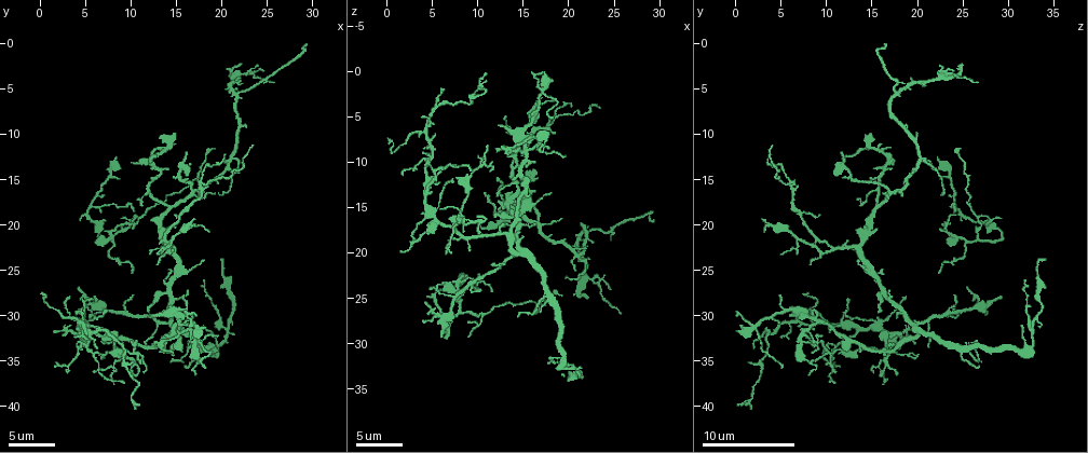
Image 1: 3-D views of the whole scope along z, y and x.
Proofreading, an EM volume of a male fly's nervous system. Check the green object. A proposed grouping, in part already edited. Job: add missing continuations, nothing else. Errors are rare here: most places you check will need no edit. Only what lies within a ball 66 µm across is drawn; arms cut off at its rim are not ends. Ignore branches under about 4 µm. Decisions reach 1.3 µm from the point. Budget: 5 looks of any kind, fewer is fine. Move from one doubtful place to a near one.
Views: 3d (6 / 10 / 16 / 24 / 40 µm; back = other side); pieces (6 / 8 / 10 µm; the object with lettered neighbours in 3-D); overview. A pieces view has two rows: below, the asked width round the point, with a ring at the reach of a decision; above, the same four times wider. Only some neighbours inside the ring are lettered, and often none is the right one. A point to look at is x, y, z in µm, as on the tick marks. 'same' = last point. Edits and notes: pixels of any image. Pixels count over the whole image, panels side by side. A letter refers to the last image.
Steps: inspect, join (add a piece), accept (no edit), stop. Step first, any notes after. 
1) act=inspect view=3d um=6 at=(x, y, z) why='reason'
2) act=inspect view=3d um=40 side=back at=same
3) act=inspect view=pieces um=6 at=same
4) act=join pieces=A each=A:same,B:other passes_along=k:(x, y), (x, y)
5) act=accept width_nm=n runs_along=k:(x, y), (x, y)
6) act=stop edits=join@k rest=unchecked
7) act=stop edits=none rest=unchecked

act=inspect view=pieces um=6 at=(12.0, 29.4, 16.0)

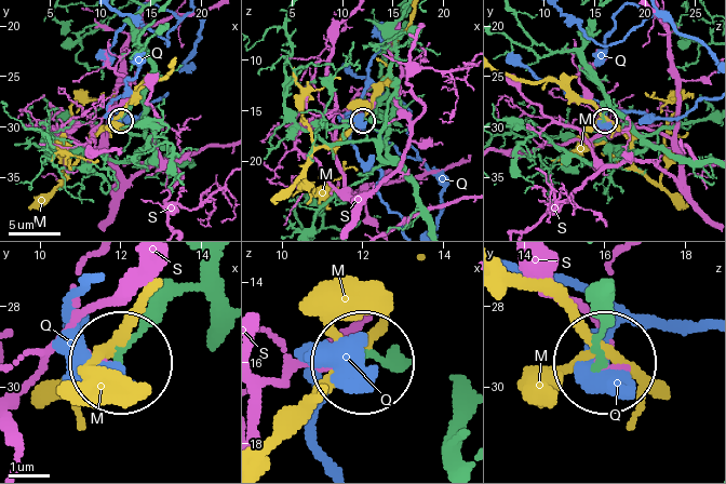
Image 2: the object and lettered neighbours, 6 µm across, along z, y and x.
act=accept each=M:other,Q:other,S:other found='none of them fits'

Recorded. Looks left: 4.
act=inspect view=pieces um=10 at=(14.4, 35.2, 27.2) why='tapers out'

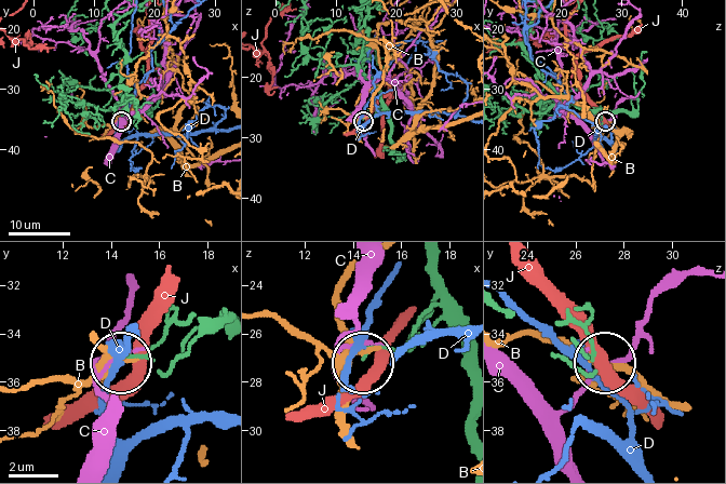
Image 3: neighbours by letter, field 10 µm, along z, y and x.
act=accept width_nm=150 each=B:other,C:other,D:other,J:other found='no lettered piece goes on from it'

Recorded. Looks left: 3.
act=inspect view=3d um=6 at=(12.0, 12.6, 12.0) why='branch stops here'

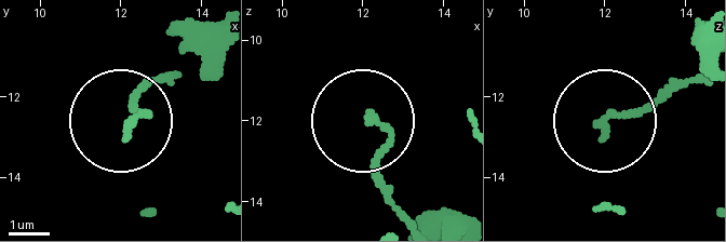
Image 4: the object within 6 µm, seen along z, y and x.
act=inspect view=pieces um=10 at=(12.20, 12.90, 12.00)

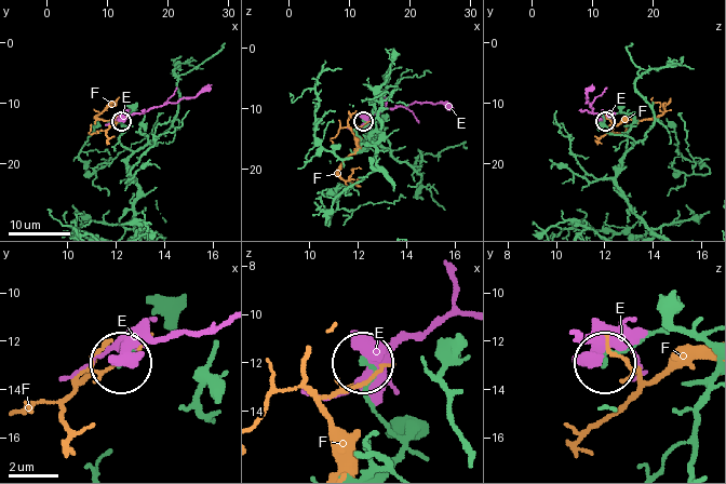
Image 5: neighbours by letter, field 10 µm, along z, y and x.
act=accept each=E:other,F:other runs_along=5:(704, 341), (686, 330), (661, 330), (607, 358) found='none of them fits'

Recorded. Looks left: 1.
act=stop edits=none rest=unchecked

